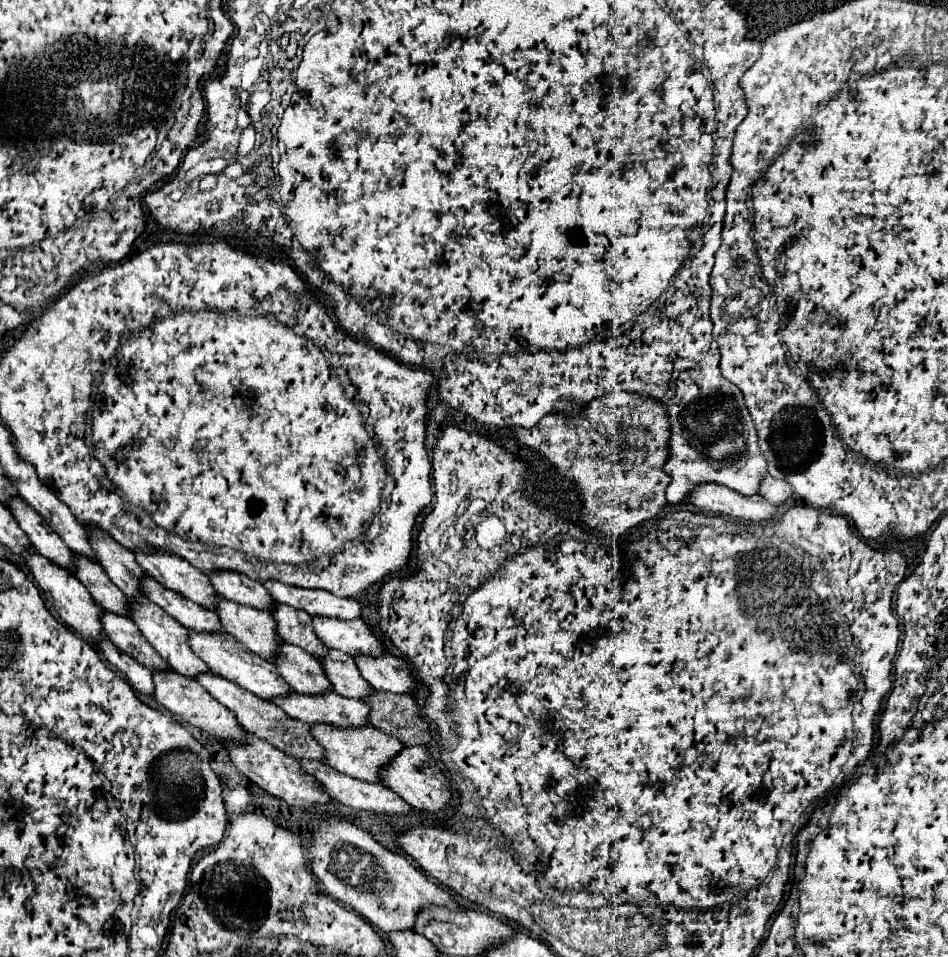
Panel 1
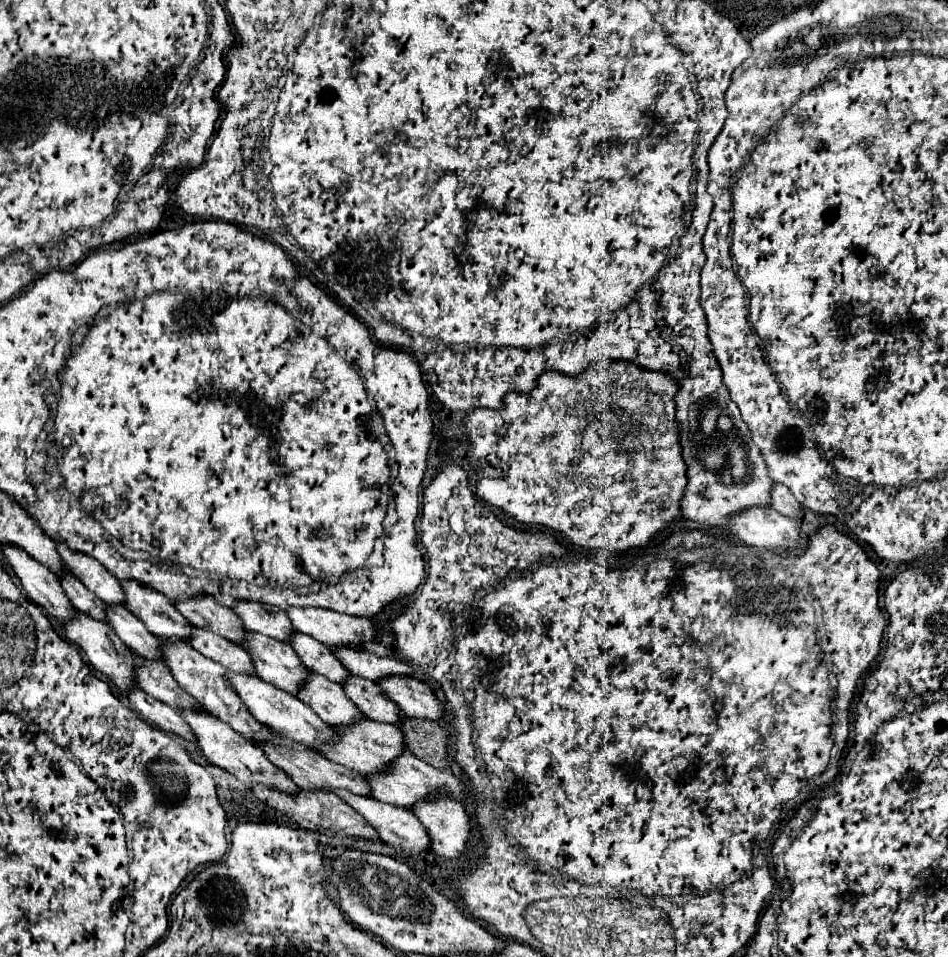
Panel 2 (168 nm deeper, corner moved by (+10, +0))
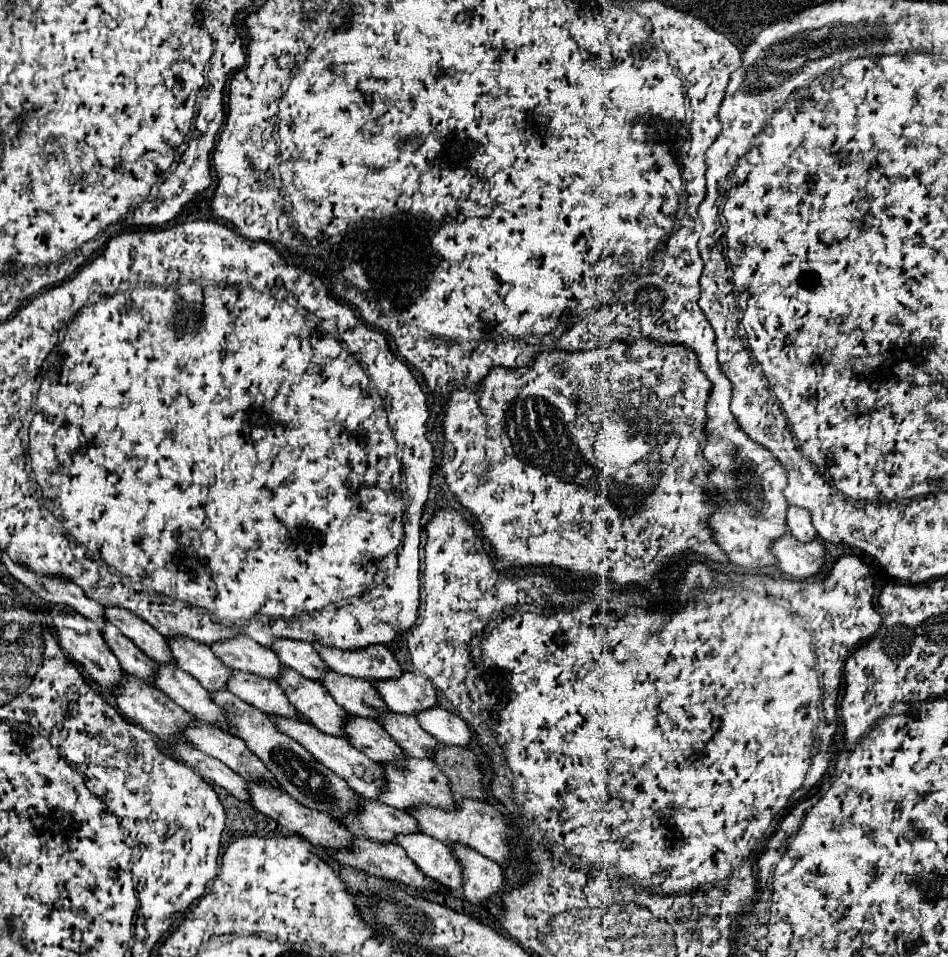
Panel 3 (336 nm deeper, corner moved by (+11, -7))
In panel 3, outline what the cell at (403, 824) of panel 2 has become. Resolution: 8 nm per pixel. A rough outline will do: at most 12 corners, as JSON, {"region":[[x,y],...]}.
{"region":[[426,834],[398,844],[428,878],[462,888],[452,846]]}

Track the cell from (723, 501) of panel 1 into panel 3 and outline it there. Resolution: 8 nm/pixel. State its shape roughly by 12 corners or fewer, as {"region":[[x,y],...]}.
{"region":[[792,534],[774,542],[780,570],[794,580],[818,576],[826,564],[820,538]]}

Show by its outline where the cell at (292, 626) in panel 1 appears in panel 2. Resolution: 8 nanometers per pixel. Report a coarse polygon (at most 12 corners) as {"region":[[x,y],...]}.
{"region":[[305,633],[289,645],[309,671],[343,683],[347,669],[325,645]]}

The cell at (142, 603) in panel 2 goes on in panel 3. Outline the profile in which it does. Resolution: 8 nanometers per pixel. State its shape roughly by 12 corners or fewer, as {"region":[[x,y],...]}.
{"region":[[168,640],[176,666],[208,692],[228,688],[232,670],[208,646]]}

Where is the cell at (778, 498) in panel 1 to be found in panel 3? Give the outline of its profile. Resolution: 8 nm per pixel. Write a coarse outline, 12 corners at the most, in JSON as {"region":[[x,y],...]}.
{"region":[[788,508],[788,528],[800,542],[816,538],[810,514]]}

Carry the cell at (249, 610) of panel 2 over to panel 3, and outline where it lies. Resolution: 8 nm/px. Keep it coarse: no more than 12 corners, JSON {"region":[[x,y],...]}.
{"region":[[276,640],[284,666],[320,682],[326,662],[300,640]]}

